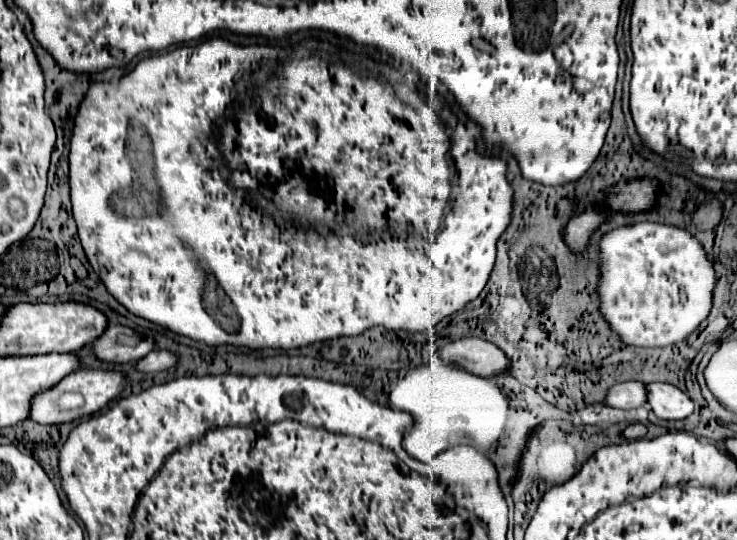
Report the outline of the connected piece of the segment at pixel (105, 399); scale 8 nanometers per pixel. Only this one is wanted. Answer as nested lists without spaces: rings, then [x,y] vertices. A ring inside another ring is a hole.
[[[81,369],[81,371],[69,373],[67,377],[63,377],[63,381],[59,381],[59,385],[53,385],[51,389],[45,389],[43,393],[37,393],[33,397],[31,419],[41,425],[61,425],[67,421],[93,415],[121,393],[123,383],[125,383],[125,375],[117,371]]]

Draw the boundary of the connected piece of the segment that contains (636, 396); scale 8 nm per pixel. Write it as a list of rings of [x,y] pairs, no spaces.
[[[627,381],[627,383],[613,385],[603,405],[609,405],[613,409],[635,409],[635,407],[645,405],[645,401],[647,401],[645,385],[637,381]]]

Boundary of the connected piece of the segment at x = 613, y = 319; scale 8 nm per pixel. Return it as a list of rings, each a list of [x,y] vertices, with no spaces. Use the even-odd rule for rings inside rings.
[[[659,223],[617,227],[601,243],[601,311],[627,345],[667,347],[685,341],[711,311],[713,261],[685,229]]]

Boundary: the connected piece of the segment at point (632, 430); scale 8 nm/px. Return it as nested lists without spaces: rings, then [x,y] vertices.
[[[633,423],[633,425],[627,425],[627,427],[625,427],[623,437],[625,437],[625,439],[643,439],[645,433],[647,433],[645,425],[641,425],[641,423]]]

